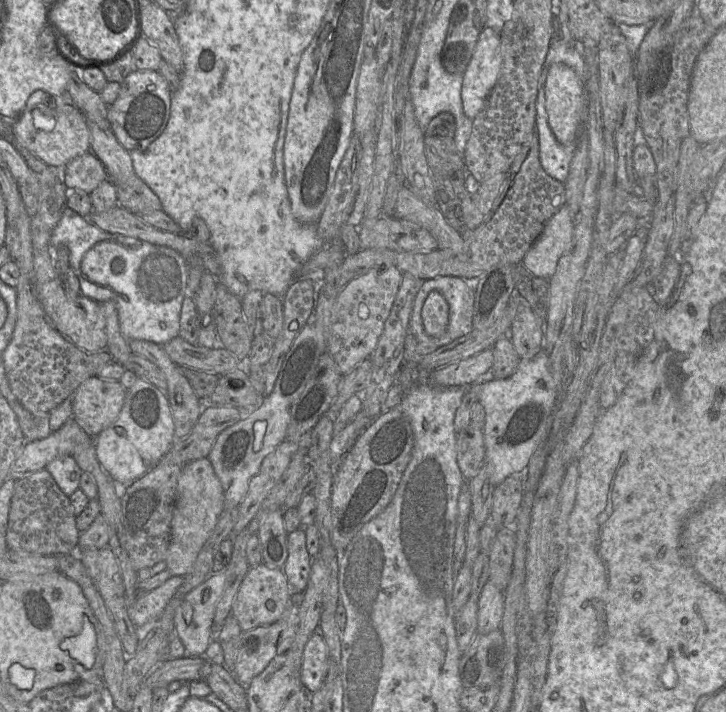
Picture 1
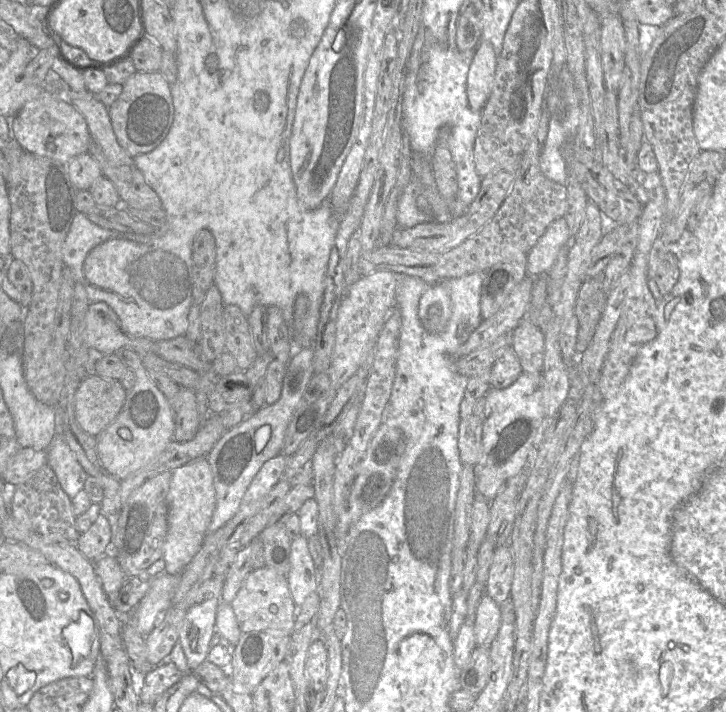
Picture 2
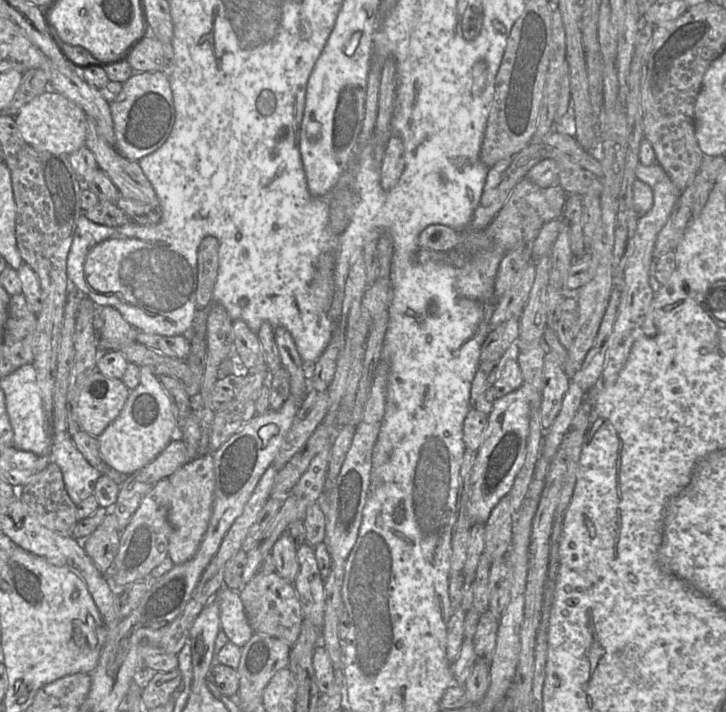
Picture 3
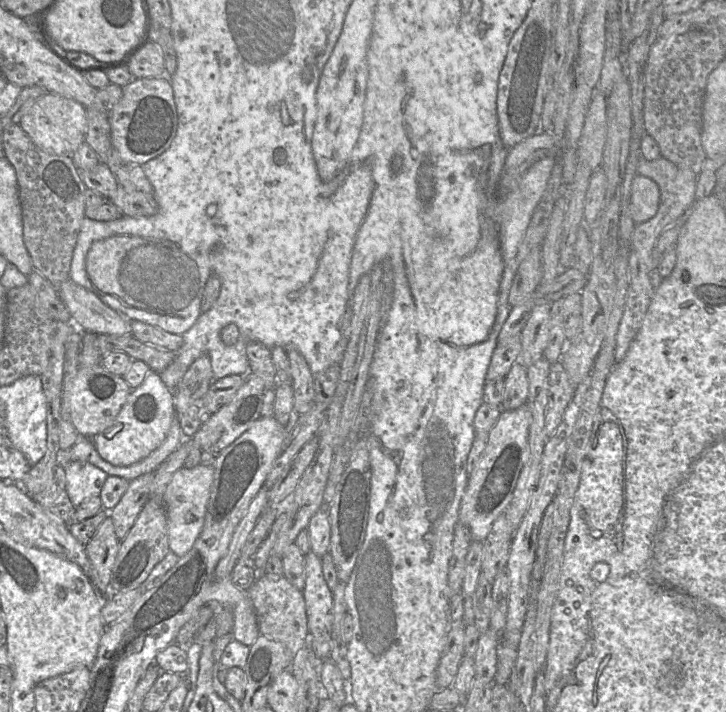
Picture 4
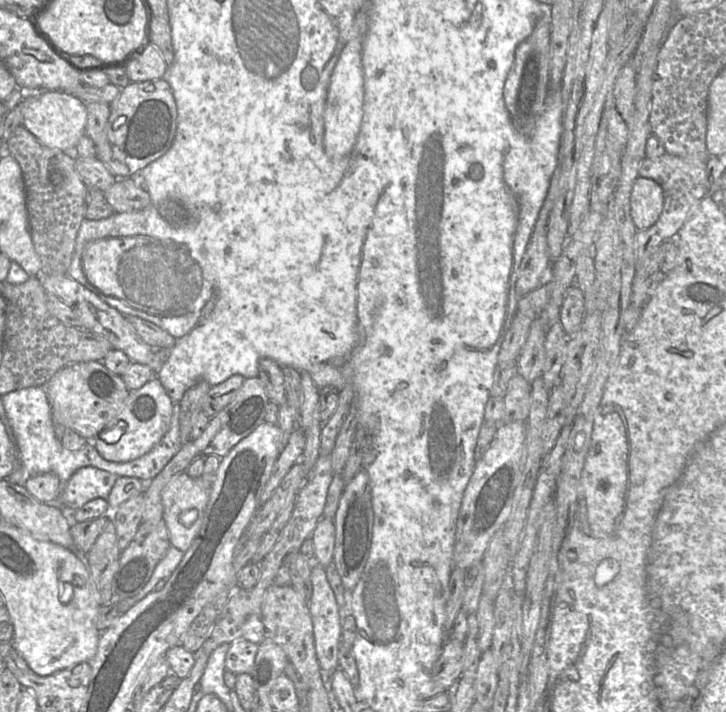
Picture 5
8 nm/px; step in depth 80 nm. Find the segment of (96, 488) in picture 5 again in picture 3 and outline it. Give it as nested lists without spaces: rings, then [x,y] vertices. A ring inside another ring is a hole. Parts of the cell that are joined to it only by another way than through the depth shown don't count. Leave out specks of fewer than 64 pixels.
[[[67,431],[54,433],[49,457],[50,462],[60,467],[66,491],[76,505],[94,495],[96,482],[102,474],[88,463]]]

